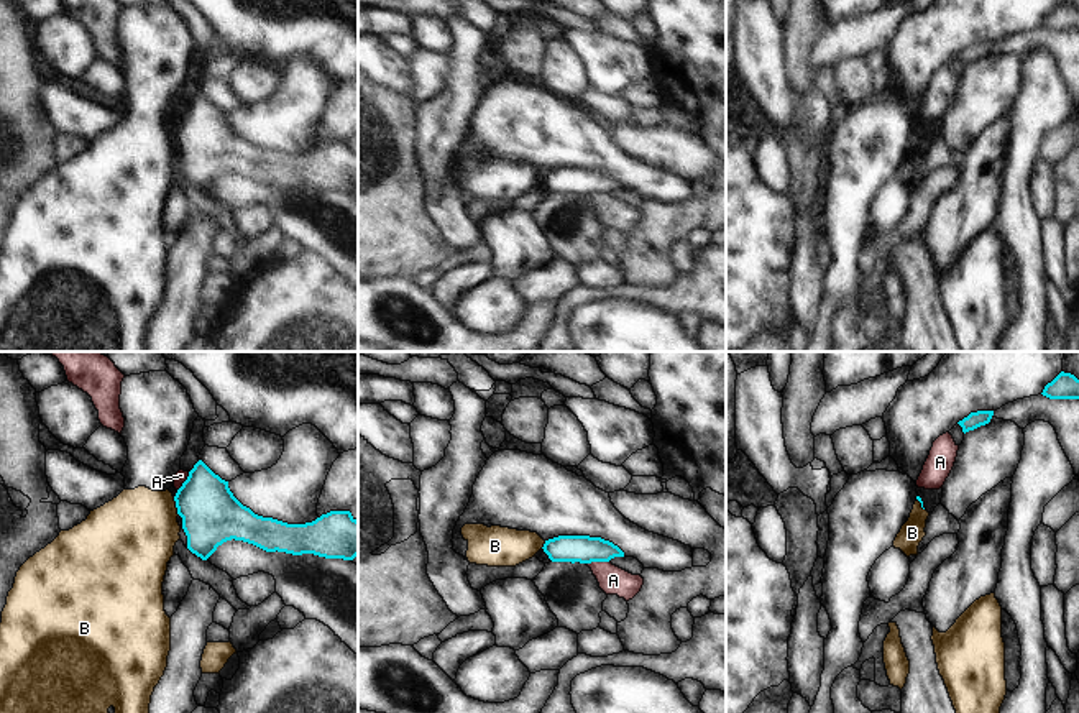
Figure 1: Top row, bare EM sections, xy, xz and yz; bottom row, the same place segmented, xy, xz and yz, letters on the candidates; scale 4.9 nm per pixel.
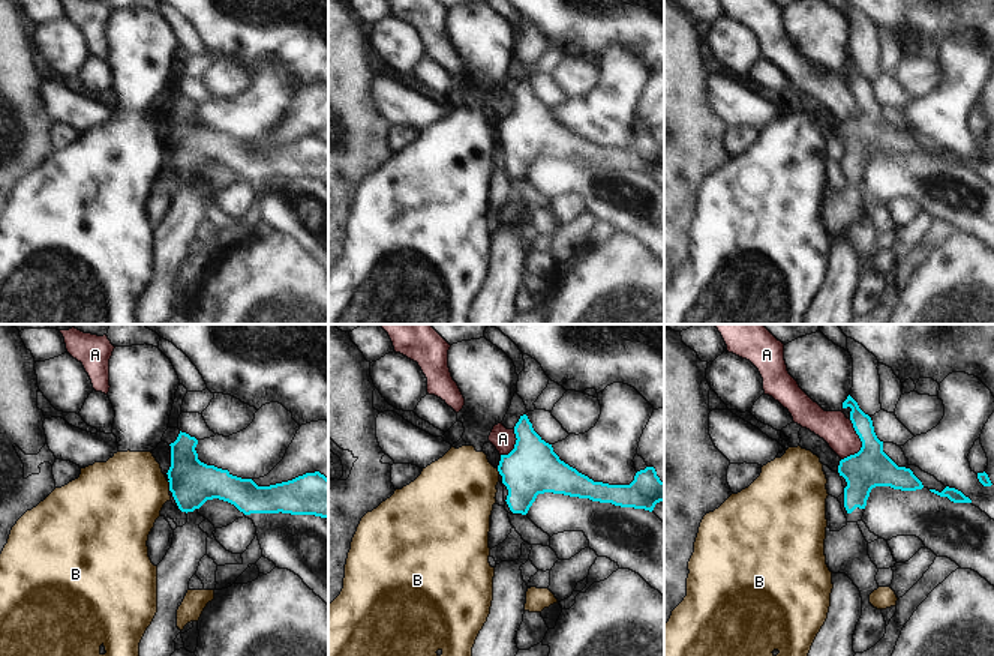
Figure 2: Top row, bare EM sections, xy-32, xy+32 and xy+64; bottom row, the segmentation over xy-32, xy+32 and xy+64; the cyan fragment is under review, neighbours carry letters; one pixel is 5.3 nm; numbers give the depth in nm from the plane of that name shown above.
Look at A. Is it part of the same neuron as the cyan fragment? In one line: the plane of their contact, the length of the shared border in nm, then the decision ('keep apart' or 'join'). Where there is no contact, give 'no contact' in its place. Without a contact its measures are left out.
meets cyan in xz; contact 110 nm long; keep apart

